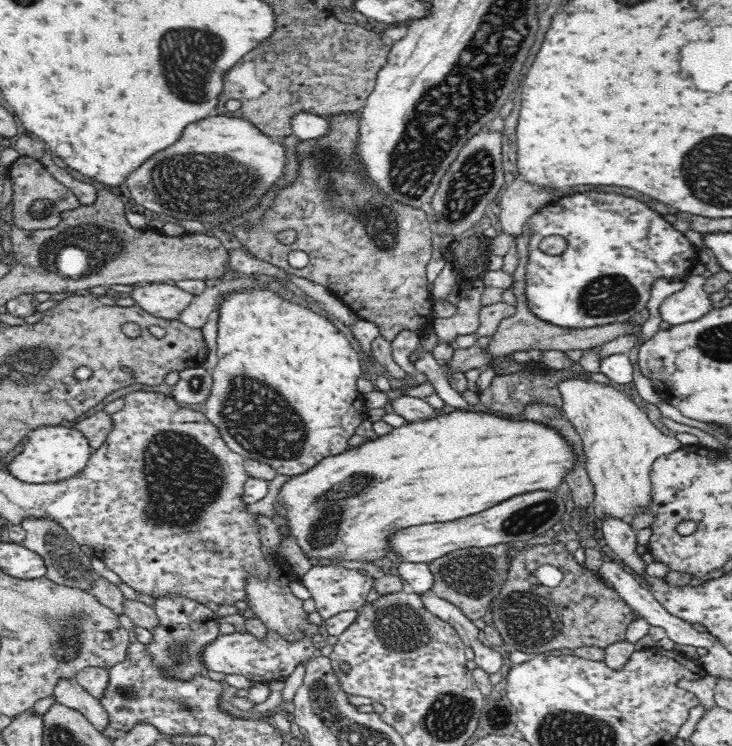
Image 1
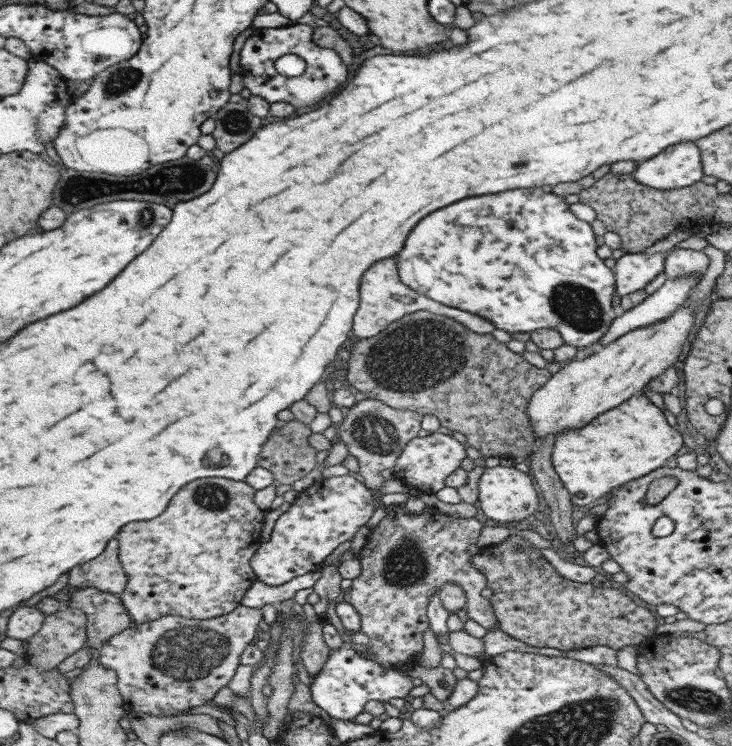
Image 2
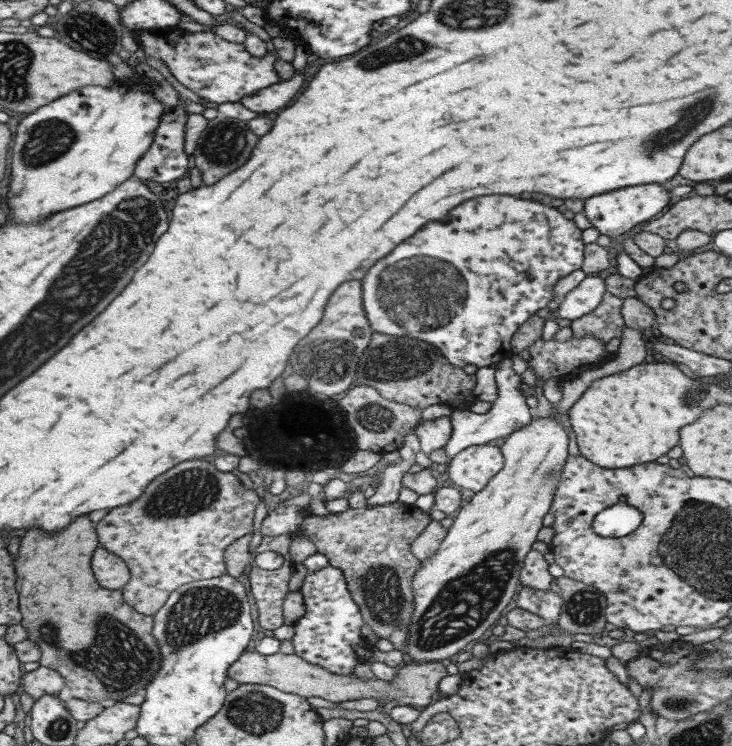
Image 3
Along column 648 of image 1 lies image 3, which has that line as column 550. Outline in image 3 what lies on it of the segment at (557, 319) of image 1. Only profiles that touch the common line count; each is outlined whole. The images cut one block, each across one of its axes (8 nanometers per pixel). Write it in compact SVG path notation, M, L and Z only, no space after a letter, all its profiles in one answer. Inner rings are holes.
M491 194L491 196L483 196L483 198L471 198L471 200L453 208L453 220L451 220L451 212L449 212L437 224L427 222L421 230L417 230L417 234L413 234L405 242L397 244L391 250L389 256L379 258L369 268L369 272L363 276L363 280L360 282L361 305L363 305L363 311L365 311L365 318L372 332L388 334L389 336L411 337L426 342L434 346L441 353L441 356L453 366L463 367L466 364L473 364L479 368L496 366L503 359L509 360L512 356L510 338L517 327L531 315L535 315L535 312L539 309L547 308L547 304L553 300L552 288L558 278L579 269L582 265L585 245L581 242L581 232L579 228L576 228L573 221L565 219L557 211L557 208L549 208L537 203L537 201L517 200L513 196L499 196L499 194ZM525 274L530 274L531 279L527 279Z

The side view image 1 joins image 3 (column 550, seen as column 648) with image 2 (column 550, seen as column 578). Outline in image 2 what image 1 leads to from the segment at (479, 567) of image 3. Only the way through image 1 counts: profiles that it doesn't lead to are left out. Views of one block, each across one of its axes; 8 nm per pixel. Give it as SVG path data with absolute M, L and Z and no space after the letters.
M683 304L673 310L671 317L631 330L582 360L571 359L550 375L549 380L526 402L524 412L530 420L534 436L556 436L569 428L585 426L591 418L619 405L633 393L640 394L651 379L659 376L664 368L671 367L687 340L697 307L684 308Z

